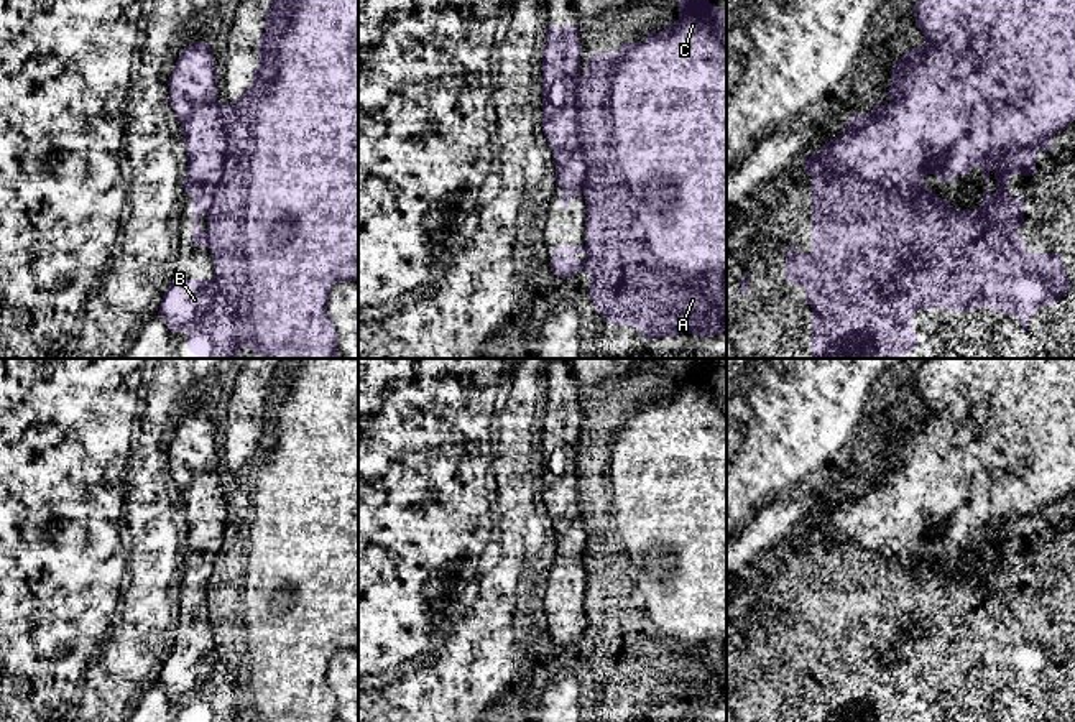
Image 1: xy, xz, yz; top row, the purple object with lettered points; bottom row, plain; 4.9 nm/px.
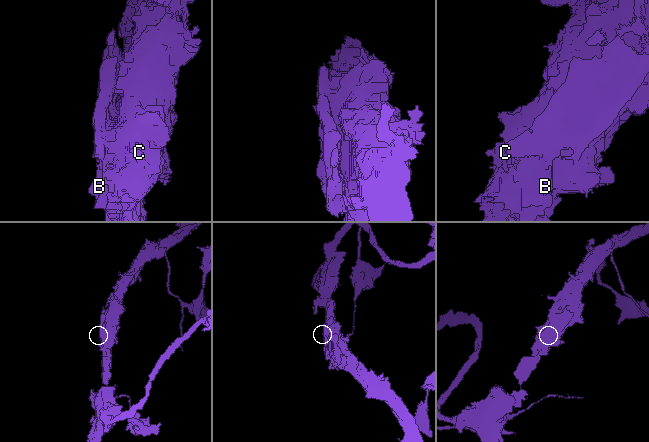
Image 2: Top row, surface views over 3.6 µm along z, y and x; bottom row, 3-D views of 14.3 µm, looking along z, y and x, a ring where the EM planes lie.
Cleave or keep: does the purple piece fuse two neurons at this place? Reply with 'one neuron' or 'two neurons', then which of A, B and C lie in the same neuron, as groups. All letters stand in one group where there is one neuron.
two neurons | A C / B

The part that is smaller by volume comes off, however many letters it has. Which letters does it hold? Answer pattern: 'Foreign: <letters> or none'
Foreign: B

